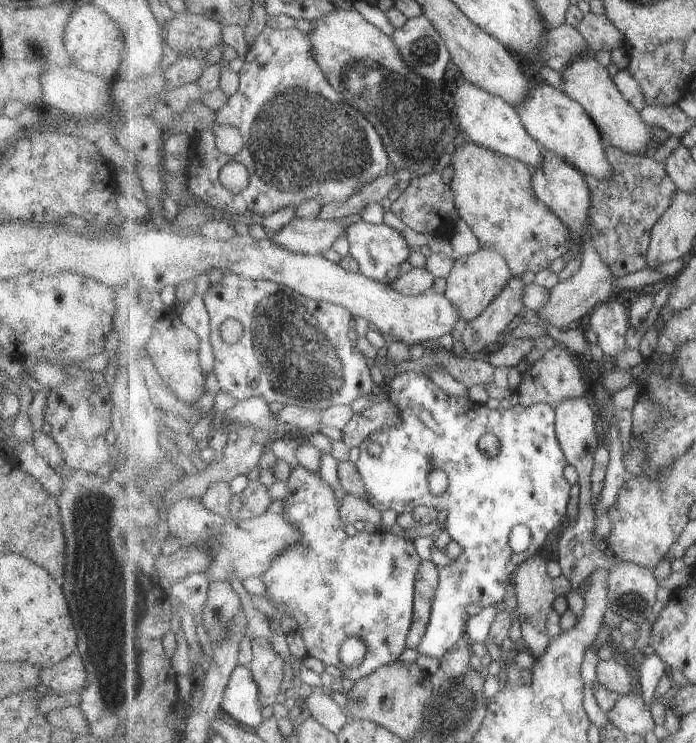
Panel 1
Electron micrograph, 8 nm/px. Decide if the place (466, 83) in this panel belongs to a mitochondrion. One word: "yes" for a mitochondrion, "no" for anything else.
no

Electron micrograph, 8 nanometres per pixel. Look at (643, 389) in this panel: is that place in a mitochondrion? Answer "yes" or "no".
no

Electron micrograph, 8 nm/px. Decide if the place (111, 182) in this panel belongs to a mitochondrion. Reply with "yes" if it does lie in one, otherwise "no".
no

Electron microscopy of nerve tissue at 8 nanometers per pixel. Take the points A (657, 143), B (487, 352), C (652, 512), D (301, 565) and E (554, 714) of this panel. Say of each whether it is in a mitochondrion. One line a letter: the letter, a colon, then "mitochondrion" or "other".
A: other
B: other
C: other
D: mitochondrion
E: other

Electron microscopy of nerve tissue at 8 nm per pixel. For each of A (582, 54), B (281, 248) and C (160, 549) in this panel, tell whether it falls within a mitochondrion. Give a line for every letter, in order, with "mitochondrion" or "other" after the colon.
A: other
B: other
C: other

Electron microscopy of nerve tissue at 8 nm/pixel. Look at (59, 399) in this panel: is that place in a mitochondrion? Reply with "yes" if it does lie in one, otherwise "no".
no

